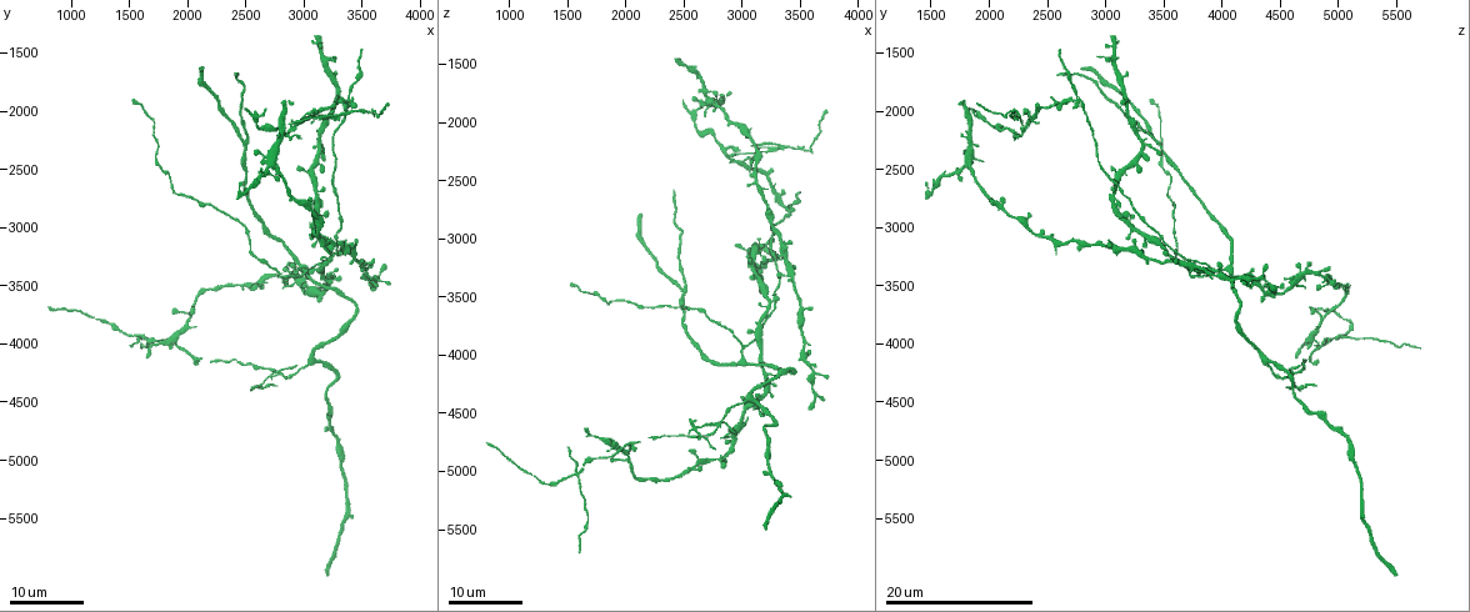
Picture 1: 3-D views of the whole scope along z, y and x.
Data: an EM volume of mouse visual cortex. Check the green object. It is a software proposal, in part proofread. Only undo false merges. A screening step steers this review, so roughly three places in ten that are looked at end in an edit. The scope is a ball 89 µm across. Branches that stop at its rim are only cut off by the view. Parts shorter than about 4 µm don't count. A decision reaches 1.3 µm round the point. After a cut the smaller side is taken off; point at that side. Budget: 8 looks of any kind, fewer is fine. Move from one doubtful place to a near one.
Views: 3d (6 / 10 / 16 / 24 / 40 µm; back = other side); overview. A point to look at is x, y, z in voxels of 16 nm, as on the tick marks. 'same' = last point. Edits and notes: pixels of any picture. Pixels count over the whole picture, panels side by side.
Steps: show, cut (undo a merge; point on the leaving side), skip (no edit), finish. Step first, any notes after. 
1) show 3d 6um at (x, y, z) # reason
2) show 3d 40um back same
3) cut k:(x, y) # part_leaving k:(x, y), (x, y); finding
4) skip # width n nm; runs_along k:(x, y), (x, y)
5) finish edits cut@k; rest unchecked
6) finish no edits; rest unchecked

show 3d 16um at (1560, 3920, 5040) # four arms meet

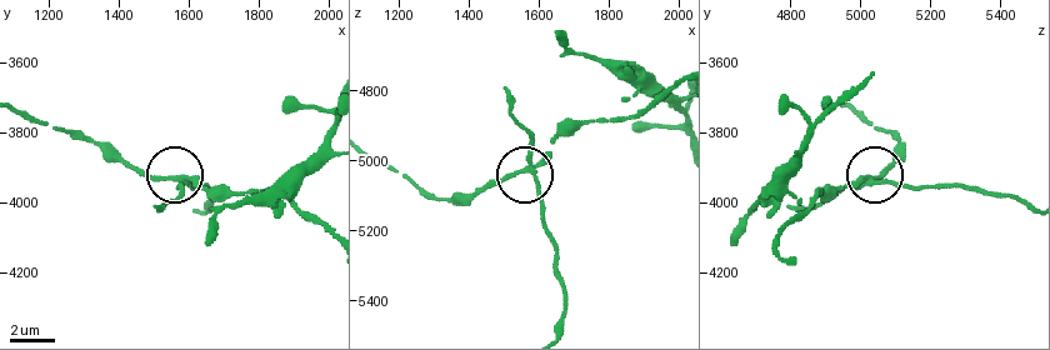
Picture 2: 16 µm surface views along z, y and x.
show 3d 6um at (1570, 3930, 5030)

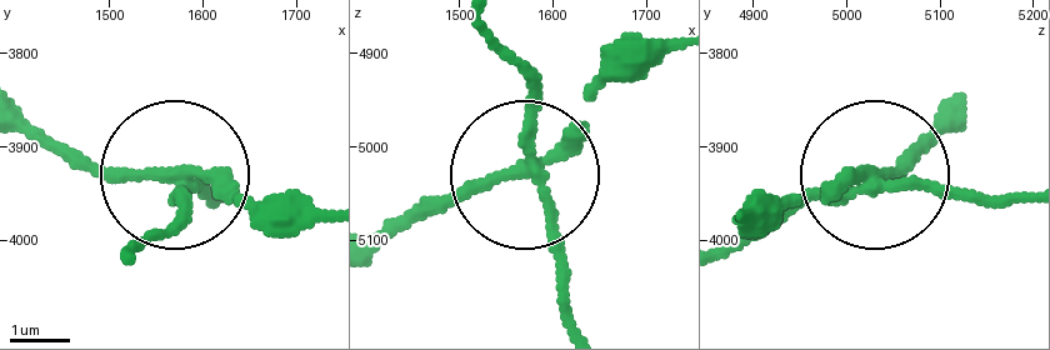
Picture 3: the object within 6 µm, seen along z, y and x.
cut 3:(184, 204) # part_leaving 3:(545, 184), (565, 328); a second neuron is stuck on

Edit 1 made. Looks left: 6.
show overview

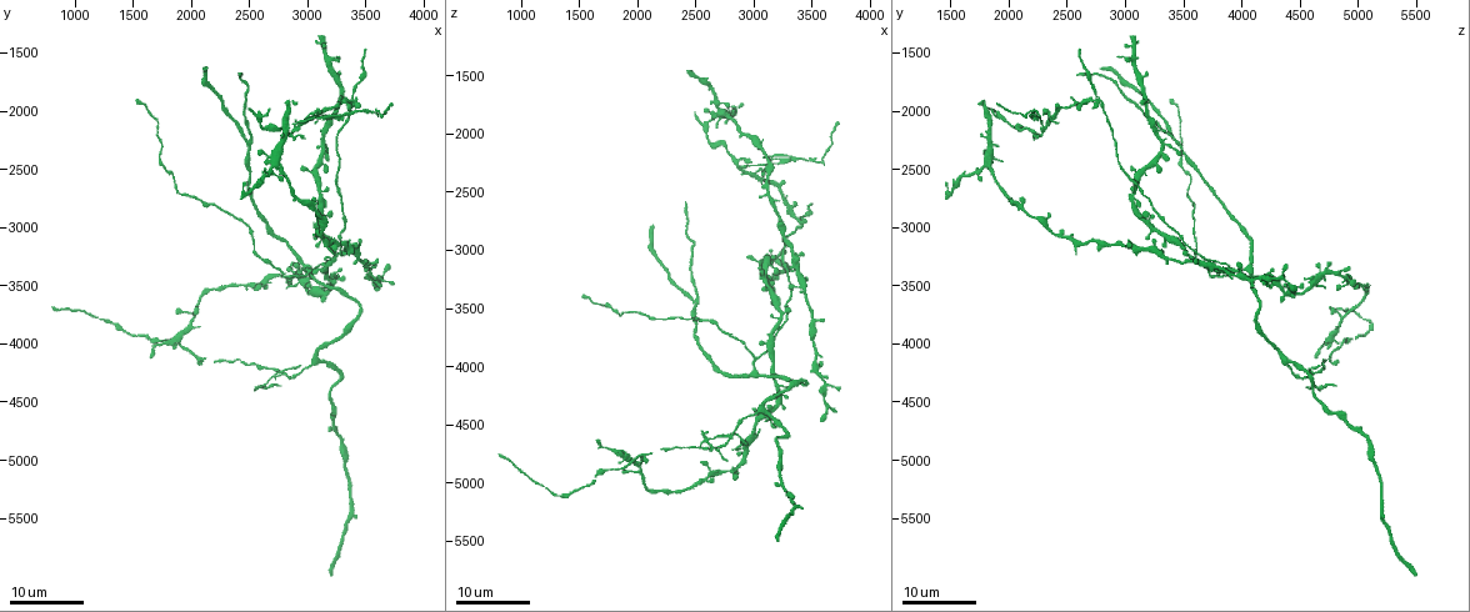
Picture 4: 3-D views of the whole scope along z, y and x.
show 3d 16um at (3080, 3320, 3880) # thin arm on a thick one

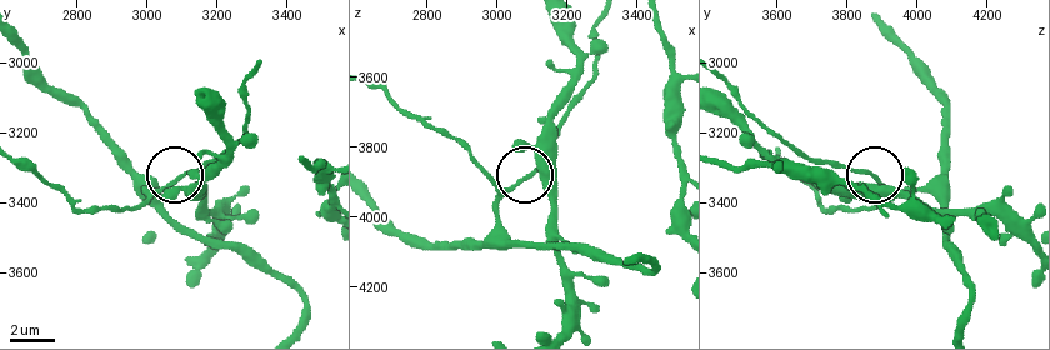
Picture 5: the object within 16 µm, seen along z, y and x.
show 3d 6um at (3100, 3320, 3880)

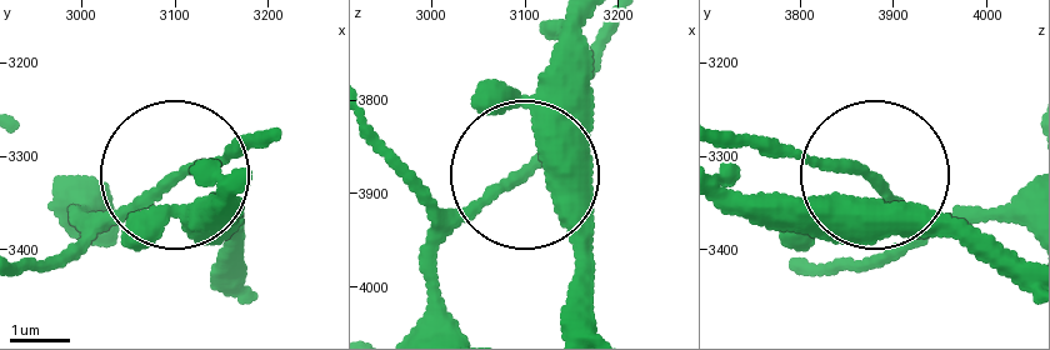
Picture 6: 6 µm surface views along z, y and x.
skip # side_arm 44 um; runs_along 6:(265, 135), (171, 175), (71, 250); one neuron here

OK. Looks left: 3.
show 3d 24um at (2480, 2280, 3460) # three arms meet

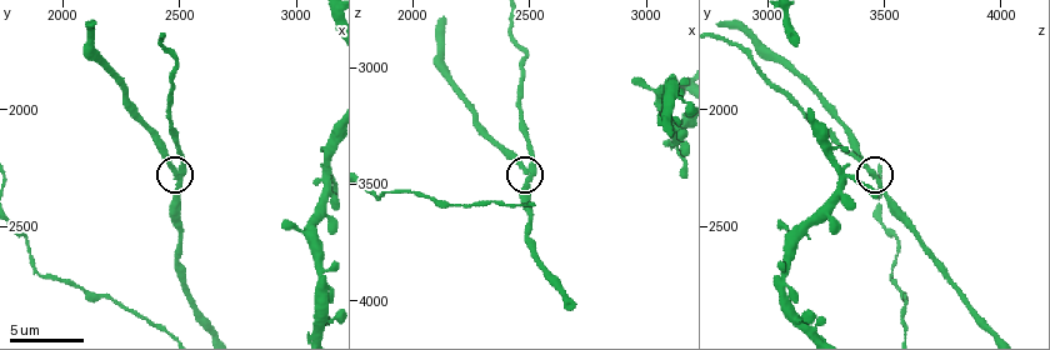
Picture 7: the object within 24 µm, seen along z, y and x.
show 3d 10um at (2490, 2260, 3440)

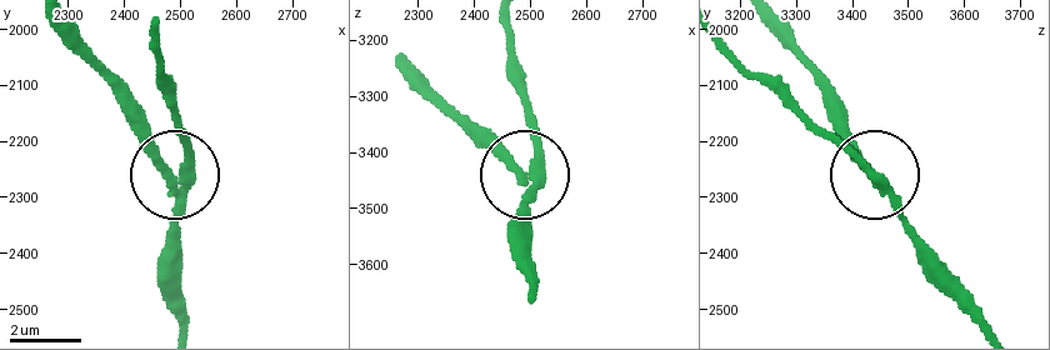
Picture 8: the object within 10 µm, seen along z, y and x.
show 3d 6um at (2485, 2255, 3430)

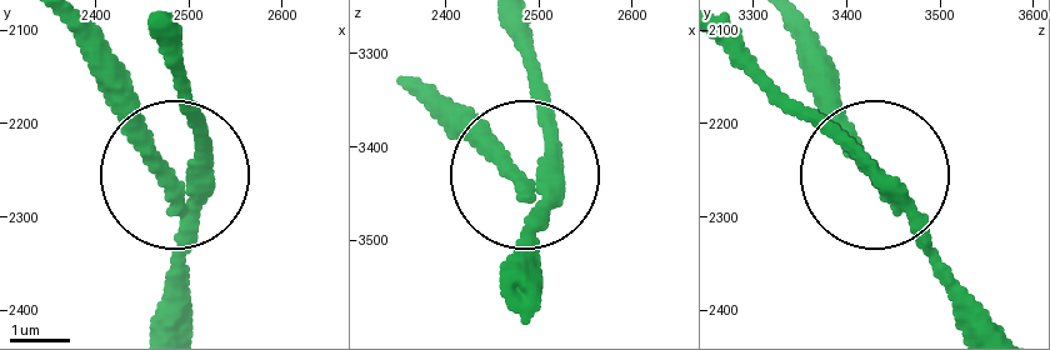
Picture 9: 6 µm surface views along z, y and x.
cut 9:(204, 125) # arms 3; part_leaving 9:(193, 189), (178, 54); two neurons meet here

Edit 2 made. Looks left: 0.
finish edits cut@3, cut@9; rest unchecked

